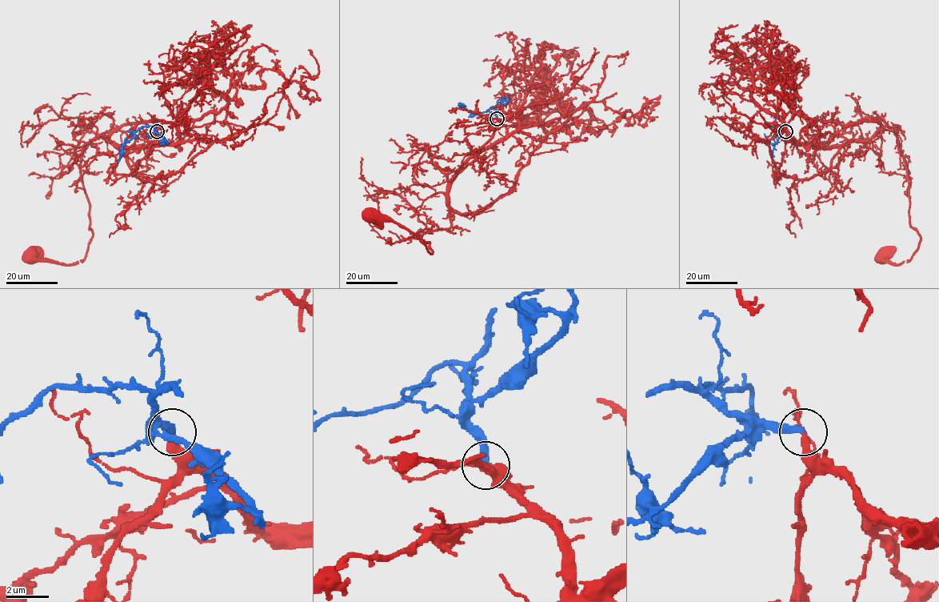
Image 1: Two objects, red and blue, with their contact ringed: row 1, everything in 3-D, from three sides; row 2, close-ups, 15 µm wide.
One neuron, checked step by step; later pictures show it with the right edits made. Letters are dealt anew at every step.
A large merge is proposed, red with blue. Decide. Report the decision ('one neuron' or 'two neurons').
one neuron

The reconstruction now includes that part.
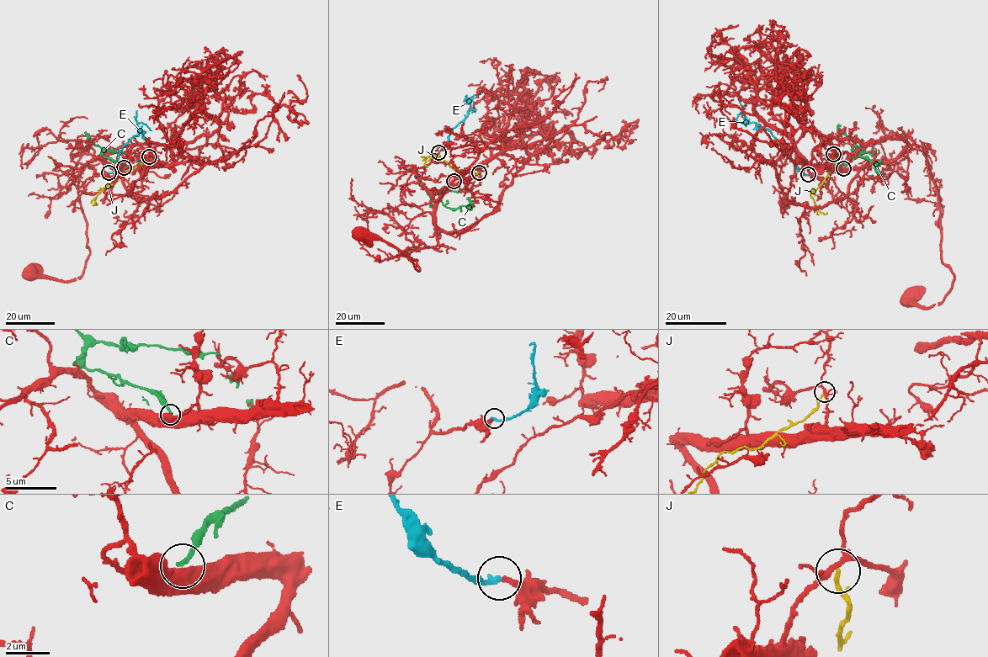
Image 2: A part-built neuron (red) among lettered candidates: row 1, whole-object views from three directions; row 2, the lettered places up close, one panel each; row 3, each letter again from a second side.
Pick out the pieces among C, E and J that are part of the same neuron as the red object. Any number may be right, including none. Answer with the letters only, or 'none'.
E

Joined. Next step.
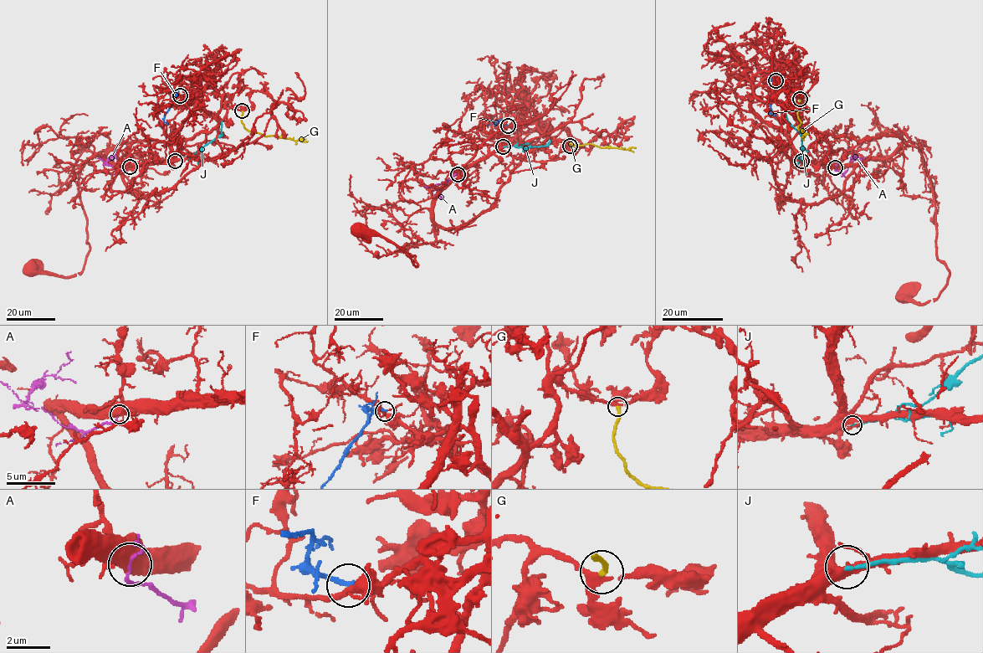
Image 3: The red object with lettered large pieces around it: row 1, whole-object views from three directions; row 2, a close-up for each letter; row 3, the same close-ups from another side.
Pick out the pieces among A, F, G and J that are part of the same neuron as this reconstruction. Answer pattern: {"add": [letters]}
{"add": []}

